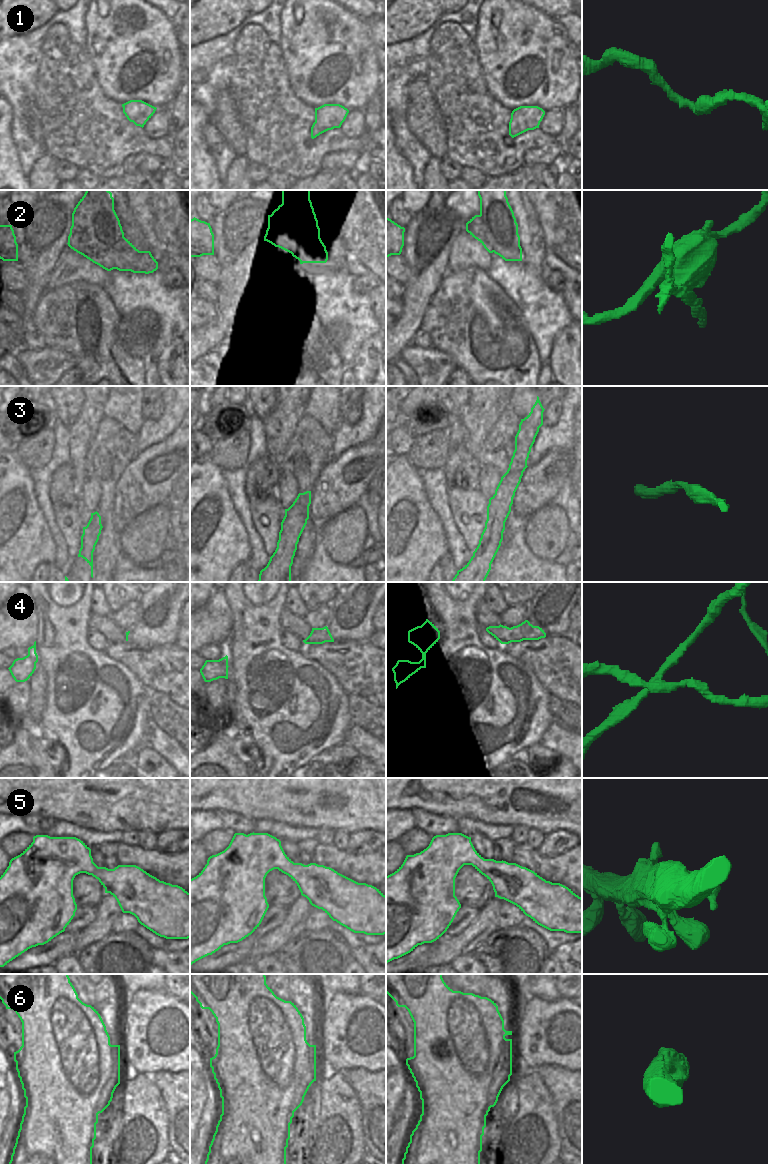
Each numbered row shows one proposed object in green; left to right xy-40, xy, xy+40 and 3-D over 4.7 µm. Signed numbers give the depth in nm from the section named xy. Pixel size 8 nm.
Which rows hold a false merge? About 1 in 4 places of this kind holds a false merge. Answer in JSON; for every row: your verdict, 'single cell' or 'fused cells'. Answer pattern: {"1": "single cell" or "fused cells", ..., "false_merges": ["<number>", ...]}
{"1": "fused cells", "2": "fused cells", "3": "single cell", "4": "fused cells", "5": "single cell", "6": "single cell", "false_merges": ["1", "2", "4"]}

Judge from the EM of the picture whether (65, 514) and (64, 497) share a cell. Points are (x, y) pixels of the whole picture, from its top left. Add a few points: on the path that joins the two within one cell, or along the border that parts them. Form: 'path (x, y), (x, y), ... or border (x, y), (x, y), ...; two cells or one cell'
border (76, 499), (71, 504), (55, 503), (53, 505); two cells

